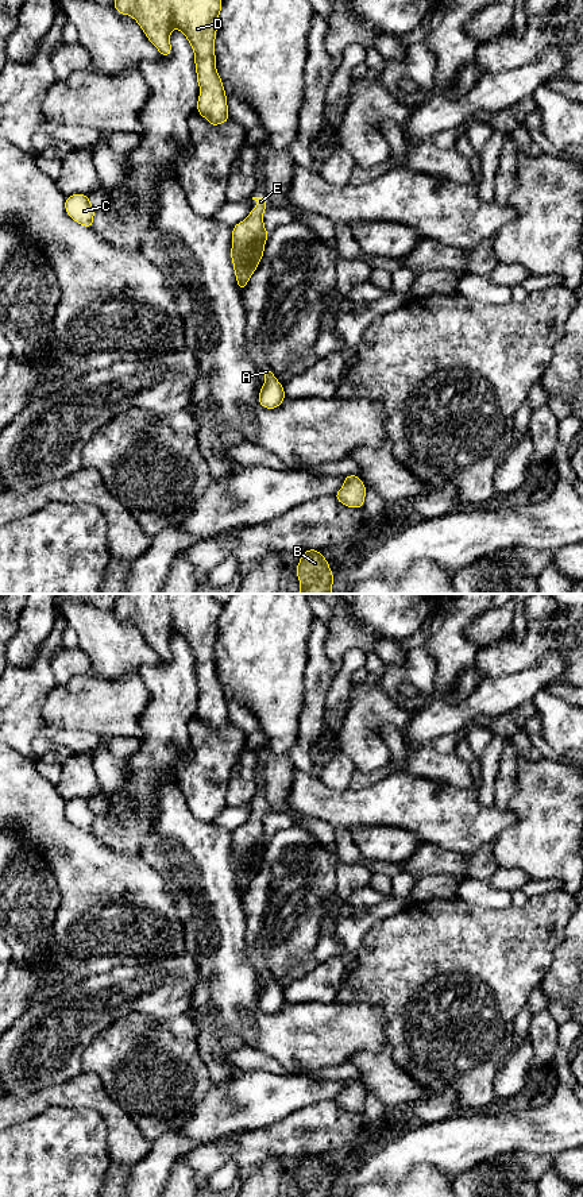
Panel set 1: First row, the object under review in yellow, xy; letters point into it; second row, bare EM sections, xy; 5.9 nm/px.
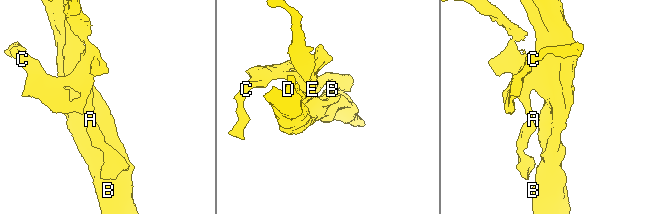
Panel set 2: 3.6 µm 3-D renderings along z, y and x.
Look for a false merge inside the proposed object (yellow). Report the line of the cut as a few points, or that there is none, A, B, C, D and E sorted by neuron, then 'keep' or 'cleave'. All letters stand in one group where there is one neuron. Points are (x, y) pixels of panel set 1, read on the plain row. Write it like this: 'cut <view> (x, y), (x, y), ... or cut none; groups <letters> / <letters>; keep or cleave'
cut xy (265, 845), (258, 845), (247, 856), (238, 856), (232, 850); groups A C E / B D; cleave

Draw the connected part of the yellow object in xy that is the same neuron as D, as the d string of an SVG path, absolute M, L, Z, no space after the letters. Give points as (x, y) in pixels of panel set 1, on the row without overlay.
M120 594L113 607L119 618L130 619L138 626L147 644L163 661L171 660L171 634L178 633L184 637L194 656L197 688L201 694L197 703L197 717L213 731L231 725L215 660L217 622L223 607L224 605L216 602L211 594Z

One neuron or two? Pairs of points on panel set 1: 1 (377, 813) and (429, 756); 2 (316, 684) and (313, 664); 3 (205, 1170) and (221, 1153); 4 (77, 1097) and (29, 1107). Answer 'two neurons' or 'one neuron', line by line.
1: two neurons
2: one neuron
3: one neuron
4: one neuron

